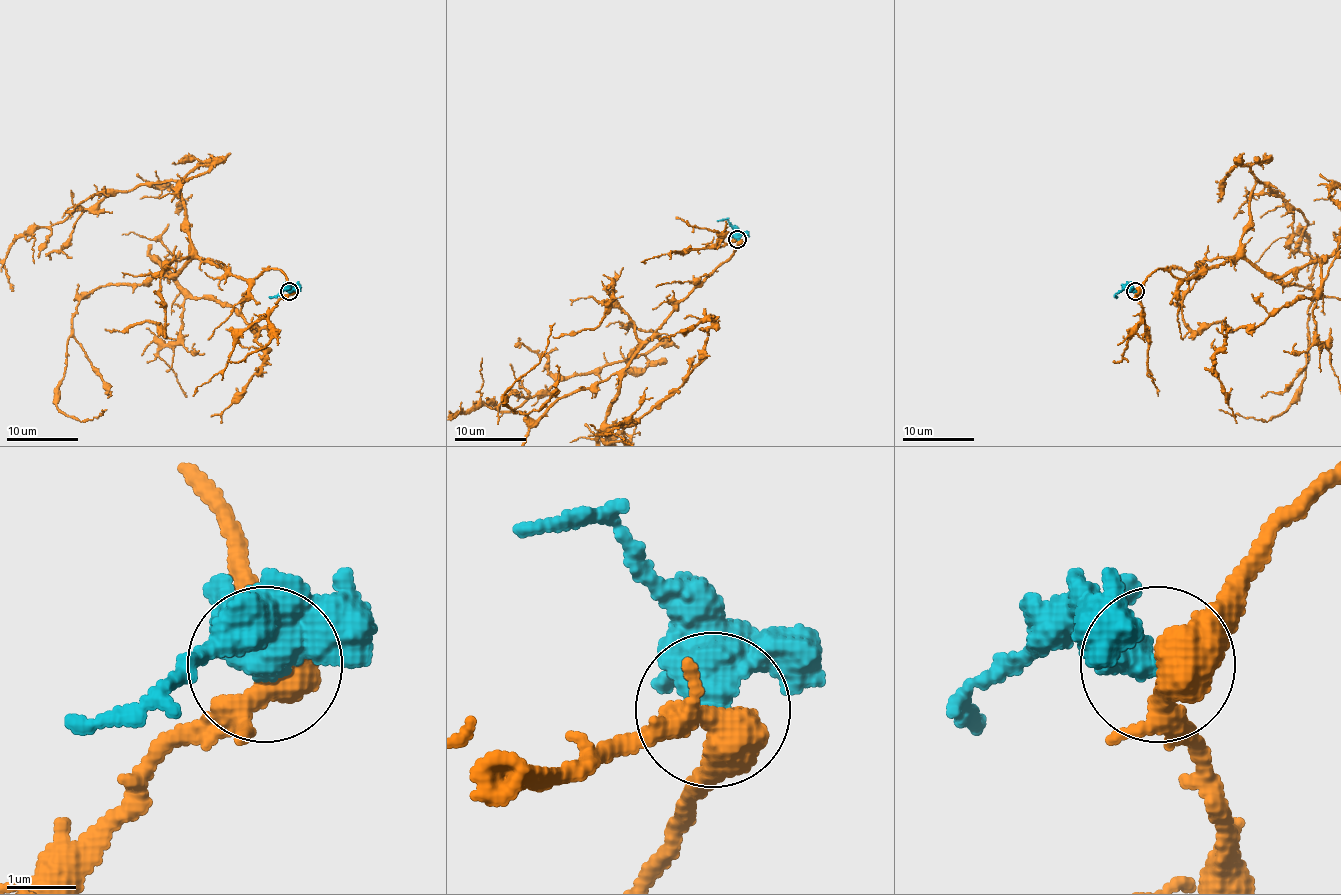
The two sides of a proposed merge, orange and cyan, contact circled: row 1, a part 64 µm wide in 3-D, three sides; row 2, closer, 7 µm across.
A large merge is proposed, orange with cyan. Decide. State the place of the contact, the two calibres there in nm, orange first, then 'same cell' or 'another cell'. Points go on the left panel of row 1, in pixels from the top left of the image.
place (289, 291); calibres 440 and 600 nm; another cell

